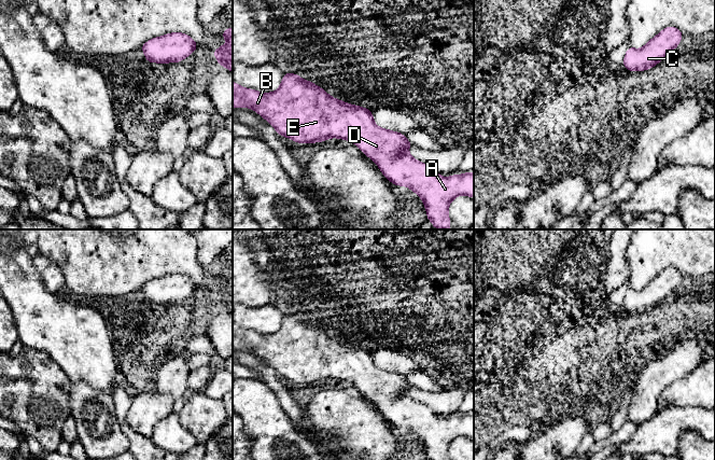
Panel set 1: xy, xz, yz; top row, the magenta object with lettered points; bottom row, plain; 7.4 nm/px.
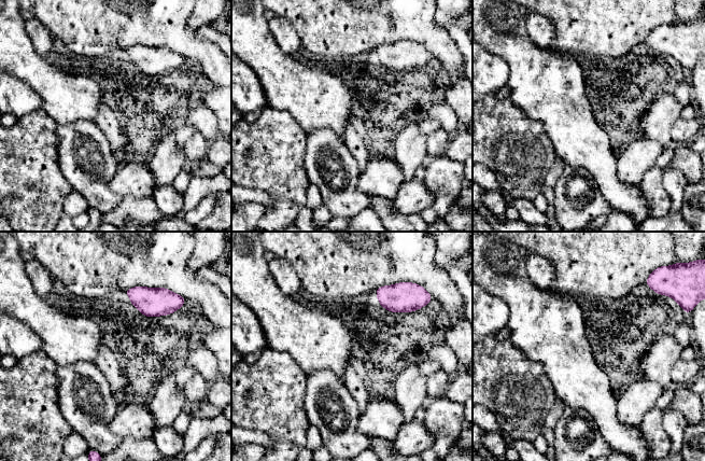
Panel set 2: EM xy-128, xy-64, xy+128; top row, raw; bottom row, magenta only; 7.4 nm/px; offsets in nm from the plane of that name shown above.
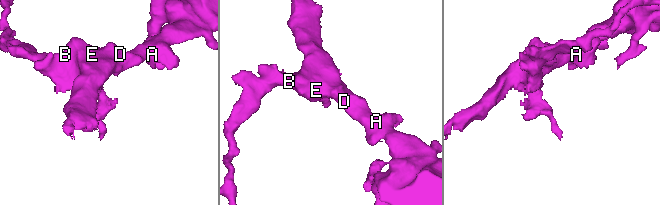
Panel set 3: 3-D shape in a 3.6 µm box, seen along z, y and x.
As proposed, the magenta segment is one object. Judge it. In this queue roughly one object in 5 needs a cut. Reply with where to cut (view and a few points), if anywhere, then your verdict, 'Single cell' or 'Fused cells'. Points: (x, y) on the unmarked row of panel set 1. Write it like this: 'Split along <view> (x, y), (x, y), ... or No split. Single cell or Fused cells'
No split. Single cell

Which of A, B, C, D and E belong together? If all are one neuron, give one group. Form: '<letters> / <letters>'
A B C D E

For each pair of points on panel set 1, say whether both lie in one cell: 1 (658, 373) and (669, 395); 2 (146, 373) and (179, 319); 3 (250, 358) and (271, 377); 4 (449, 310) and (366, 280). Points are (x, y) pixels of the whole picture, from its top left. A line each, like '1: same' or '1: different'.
1: different
2: same
3: same
4: same

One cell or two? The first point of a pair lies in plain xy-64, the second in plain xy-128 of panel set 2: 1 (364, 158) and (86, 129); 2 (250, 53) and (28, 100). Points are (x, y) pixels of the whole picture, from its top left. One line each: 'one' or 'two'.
1: two
2: two

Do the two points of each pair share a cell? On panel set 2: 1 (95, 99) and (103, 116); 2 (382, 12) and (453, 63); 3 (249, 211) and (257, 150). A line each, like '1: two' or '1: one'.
1: two
2: one
3: two

